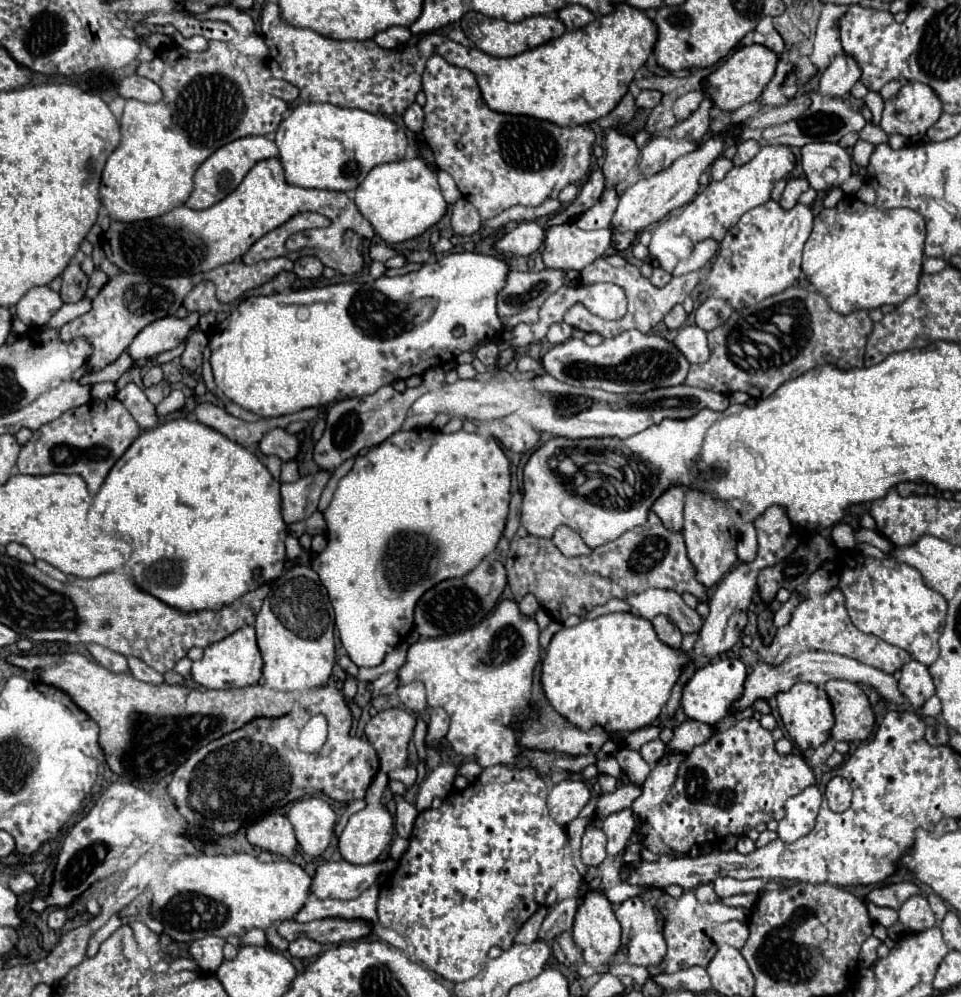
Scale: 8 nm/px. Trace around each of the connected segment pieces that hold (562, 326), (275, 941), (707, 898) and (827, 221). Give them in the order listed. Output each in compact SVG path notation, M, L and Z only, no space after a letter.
M557 322L557 324L553 324L553 326L549 328L547 340L549 340L551 344L563 344L565 340L571 338L571 330L573 330L573 328L571 328L567 322Z
M275 926L267 928L265 932L267 932L267 940L269 940L269 944L271 944L275 950L279 950L279 952L285 952L285 950L287 950L289 942L277 934L277 928L275 928Z
M701 884L697 886L697 900L699 902L719 902L719 896L715 894L711 884Z
M845 196L835 208L825 208L815 216L813 230L803 248L801 270L811 286L829 302L837 314L851 314L855 310L873 310L883 305L898 306L917 292L921 264L923 264L925 220L909 208L881 210L869 206L855 196Z

